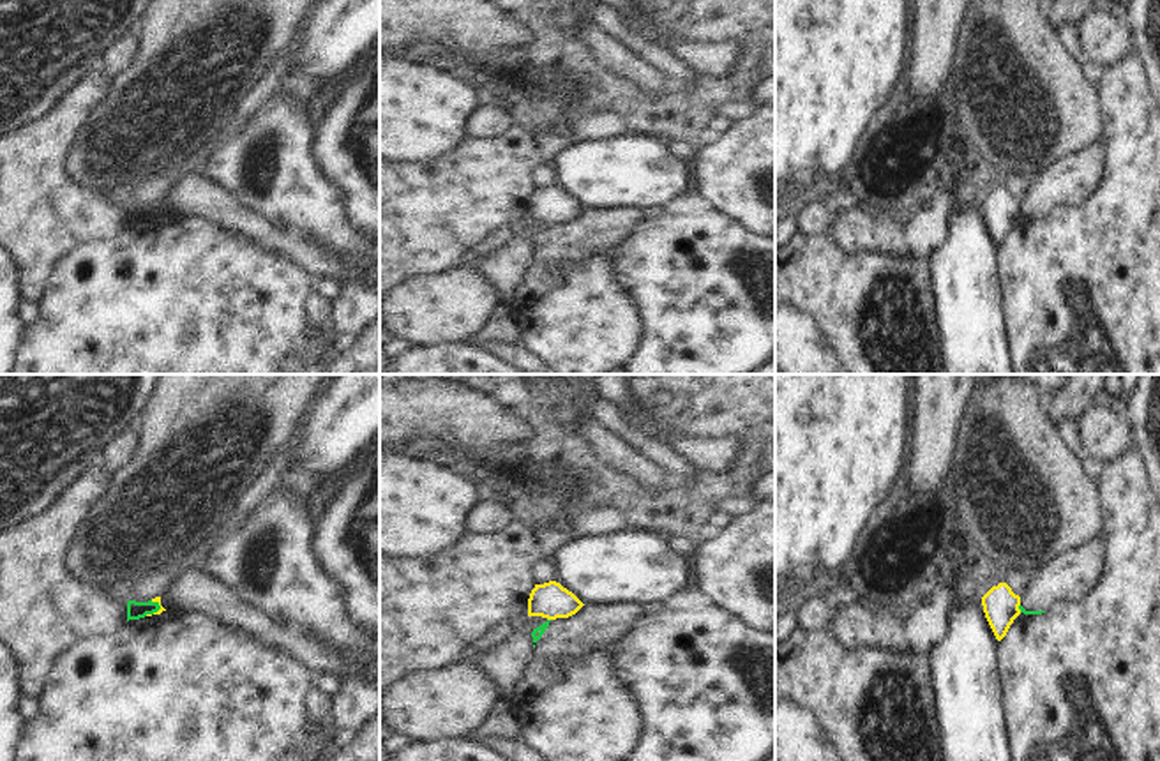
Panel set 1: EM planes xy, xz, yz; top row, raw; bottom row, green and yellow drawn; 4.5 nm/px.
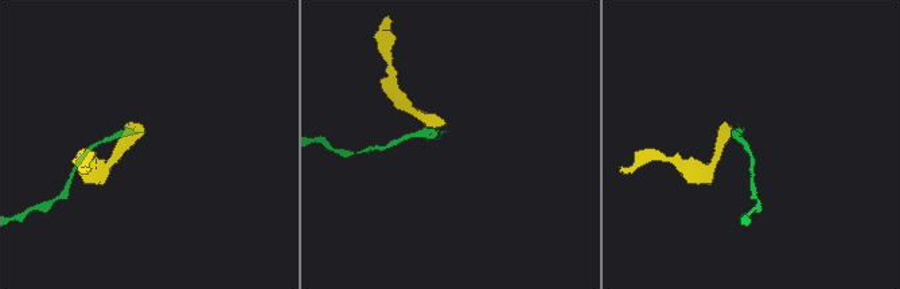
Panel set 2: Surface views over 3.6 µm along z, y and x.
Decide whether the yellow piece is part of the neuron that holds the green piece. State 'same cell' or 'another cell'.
another cell

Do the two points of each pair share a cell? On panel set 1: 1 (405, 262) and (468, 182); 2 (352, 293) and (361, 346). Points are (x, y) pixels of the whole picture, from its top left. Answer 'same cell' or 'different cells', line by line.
1: same cell
2: different cells

